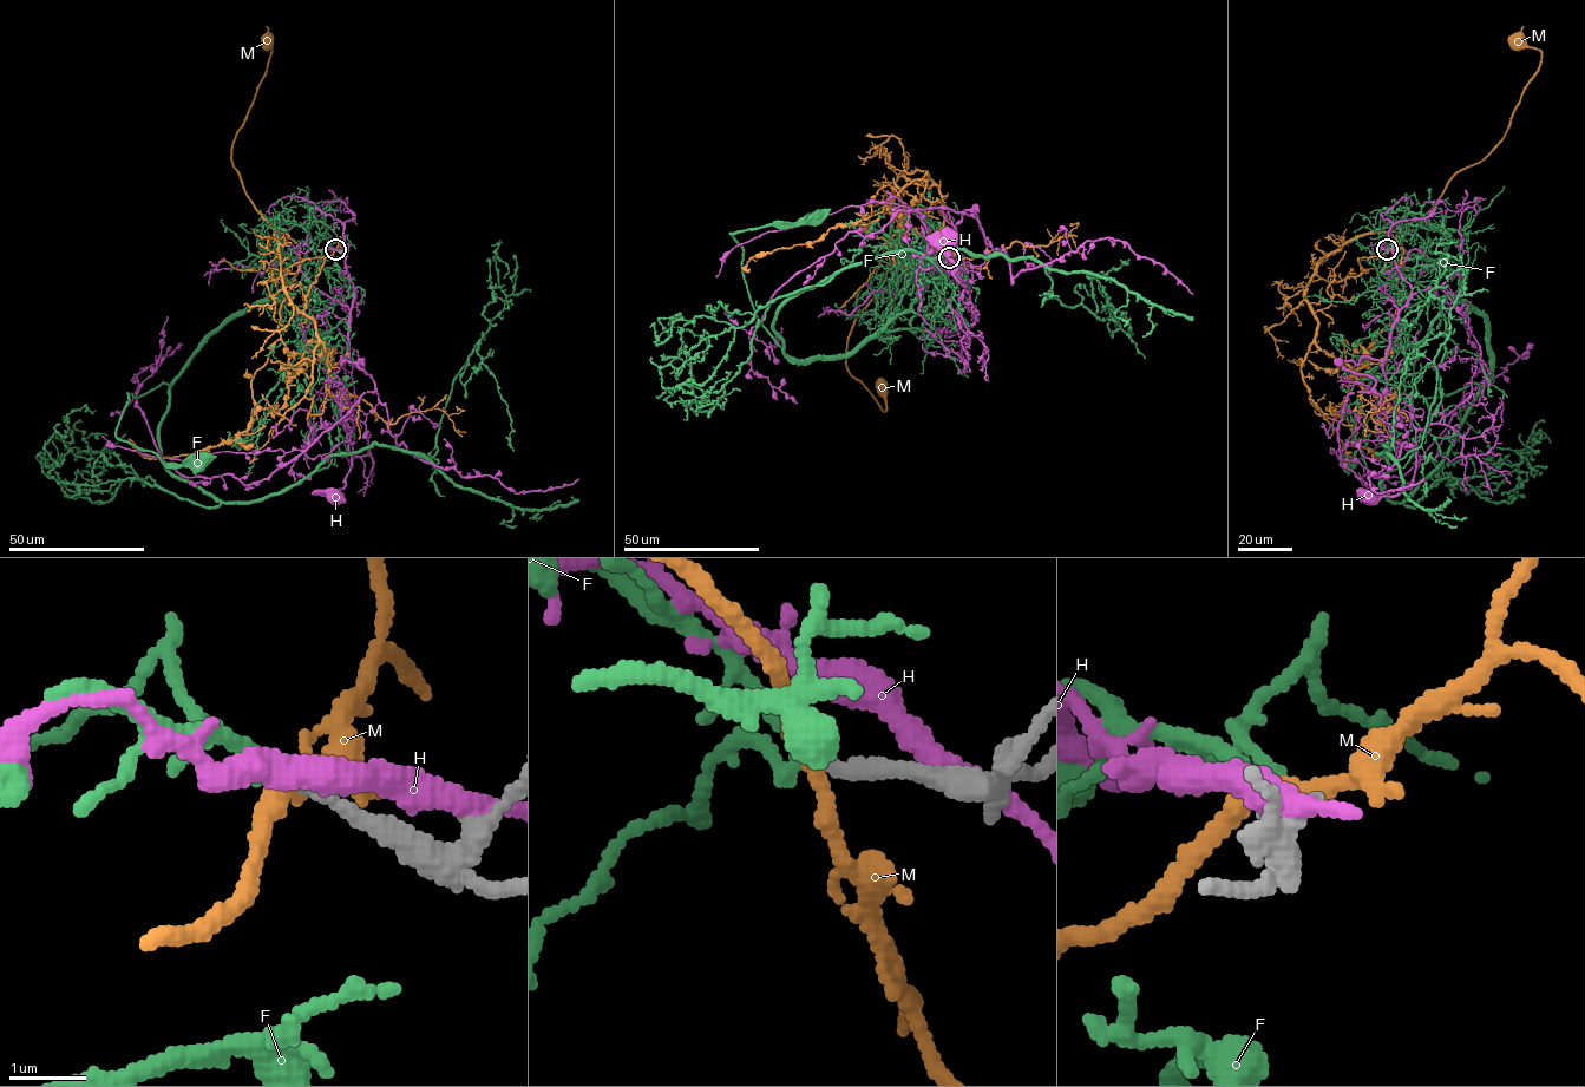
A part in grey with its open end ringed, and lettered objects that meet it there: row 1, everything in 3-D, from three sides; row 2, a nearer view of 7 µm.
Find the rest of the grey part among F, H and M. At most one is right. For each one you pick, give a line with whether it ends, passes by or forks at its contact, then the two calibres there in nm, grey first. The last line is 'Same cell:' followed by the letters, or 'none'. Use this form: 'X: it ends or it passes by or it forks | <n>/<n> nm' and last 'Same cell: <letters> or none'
F: it passes by | 180/180 nm
Same cell: F

